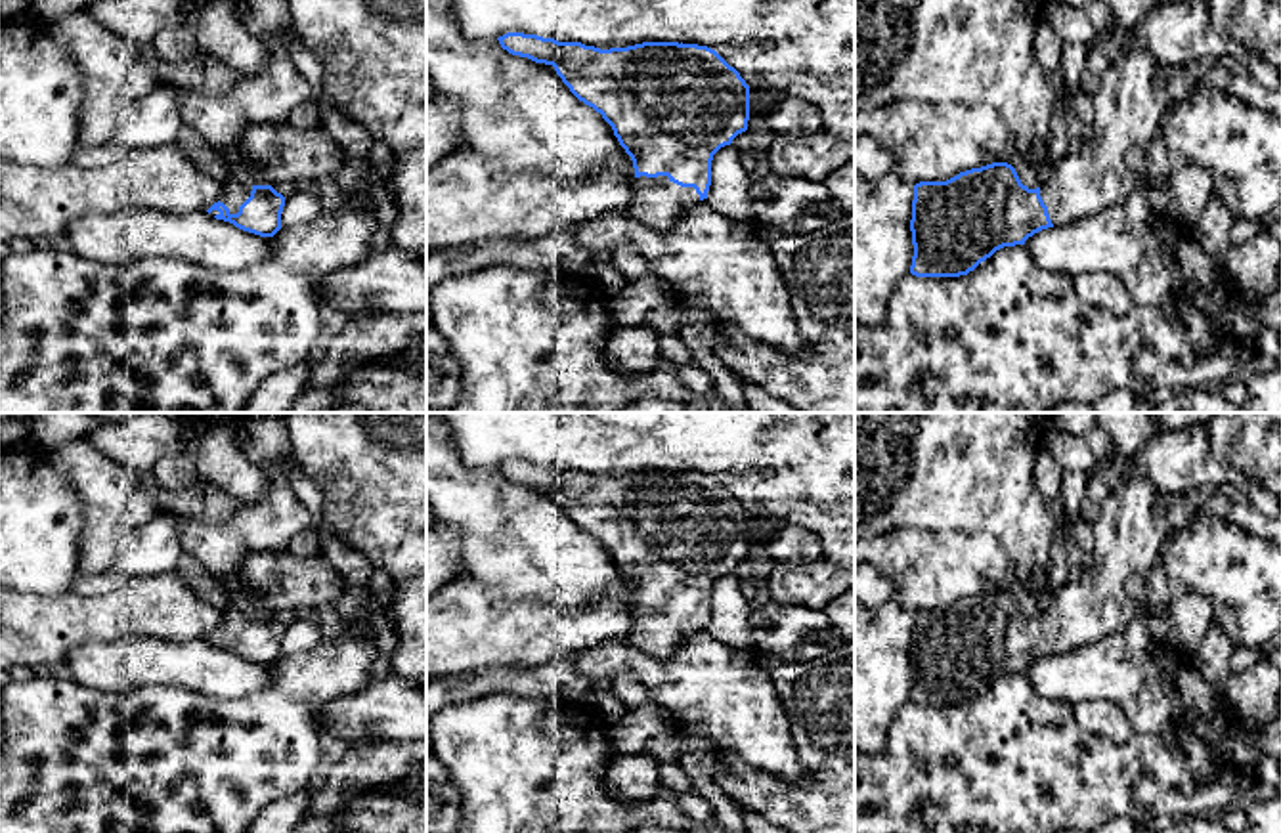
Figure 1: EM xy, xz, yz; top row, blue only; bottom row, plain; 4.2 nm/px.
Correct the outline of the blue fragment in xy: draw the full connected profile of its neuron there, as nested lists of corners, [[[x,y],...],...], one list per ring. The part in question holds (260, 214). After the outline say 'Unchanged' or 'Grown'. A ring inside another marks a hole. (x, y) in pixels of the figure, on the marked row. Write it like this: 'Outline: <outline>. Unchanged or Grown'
Outline: [[[233,170],[226,180],[222,199],[206,212],[243,231],[273,237],[281,229],[283,206],[285,197],[271,185],[252,185],[239,170]]]. Grown

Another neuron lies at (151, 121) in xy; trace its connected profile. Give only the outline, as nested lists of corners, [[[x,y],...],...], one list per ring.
[[[161,82],[120,113],[111,143],[120,143],[128,149],[159,147],[174,143],[182,126],[178,88]]]

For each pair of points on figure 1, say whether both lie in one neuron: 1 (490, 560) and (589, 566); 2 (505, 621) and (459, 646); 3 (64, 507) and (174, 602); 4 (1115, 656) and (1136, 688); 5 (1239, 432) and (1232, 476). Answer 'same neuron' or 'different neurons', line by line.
1: same neuron
2: same neuron
3: different neurons
4: same neuron
5: different neurons

